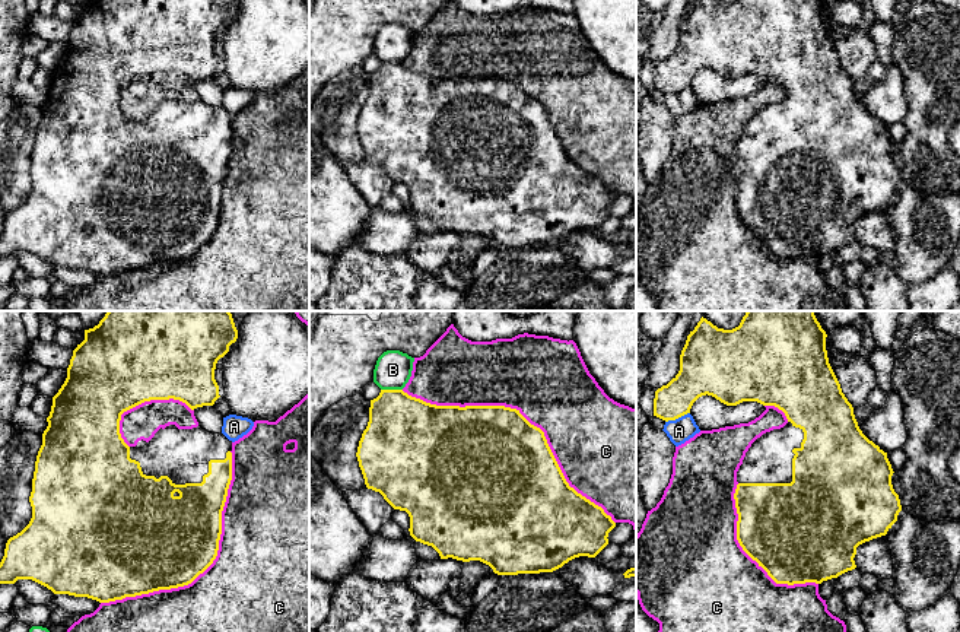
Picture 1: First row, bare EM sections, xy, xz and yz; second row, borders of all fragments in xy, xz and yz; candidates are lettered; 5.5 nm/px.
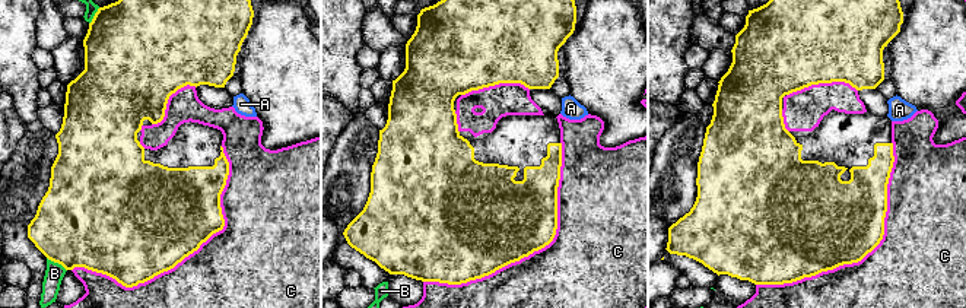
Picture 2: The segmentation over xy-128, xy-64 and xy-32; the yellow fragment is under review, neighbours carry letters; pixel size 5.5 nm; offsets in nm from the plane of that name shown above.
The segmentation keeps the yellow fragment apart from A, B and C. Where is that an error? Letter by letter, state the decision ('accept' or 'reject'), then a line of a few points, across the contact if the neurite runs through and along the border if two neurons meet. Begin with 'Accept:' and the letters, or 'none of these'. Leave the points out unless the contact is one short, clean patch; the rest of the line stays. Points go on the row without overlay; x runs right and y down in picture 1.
Accept: none of these
A: reject
B: reject
C: reject

